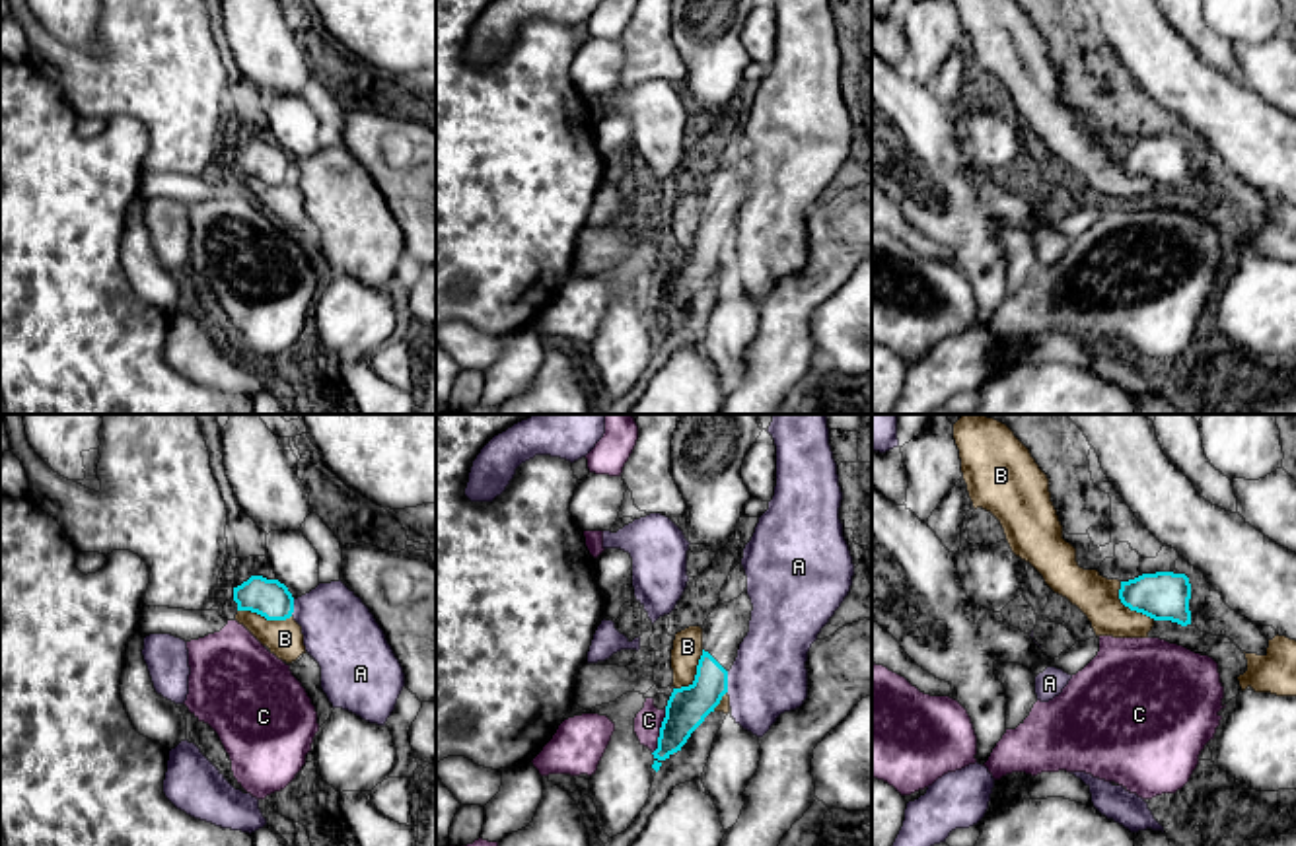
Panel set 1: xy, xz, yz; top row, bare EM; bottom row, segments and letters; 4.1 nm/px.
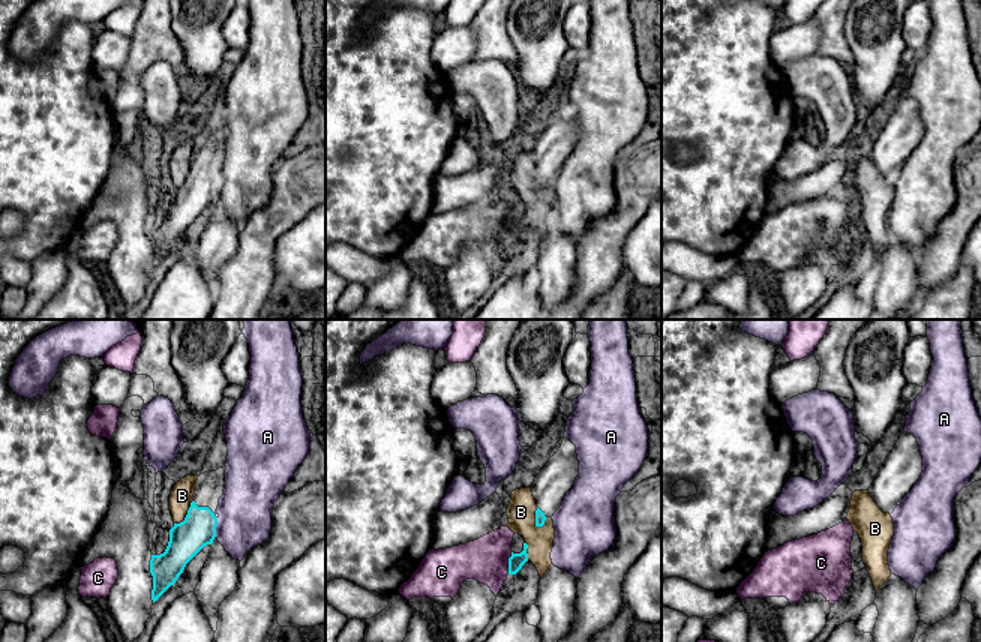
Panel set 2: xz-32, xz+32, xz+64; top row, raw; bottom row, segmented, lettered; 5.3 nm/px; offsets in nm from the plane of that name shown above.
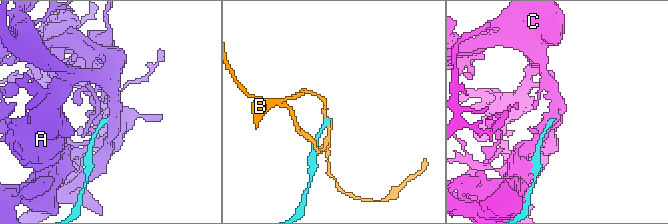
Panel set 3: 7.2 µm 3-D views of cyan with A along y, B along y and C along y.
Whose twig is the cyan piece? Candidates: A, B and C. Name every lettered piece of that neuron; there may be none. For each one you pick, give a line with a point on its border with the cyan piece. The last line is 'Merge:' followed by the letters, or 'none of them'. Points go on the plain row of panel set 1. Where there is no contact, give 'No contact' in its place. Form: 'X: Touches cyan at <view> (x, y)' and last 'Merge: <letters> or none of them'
Merge: none of them

